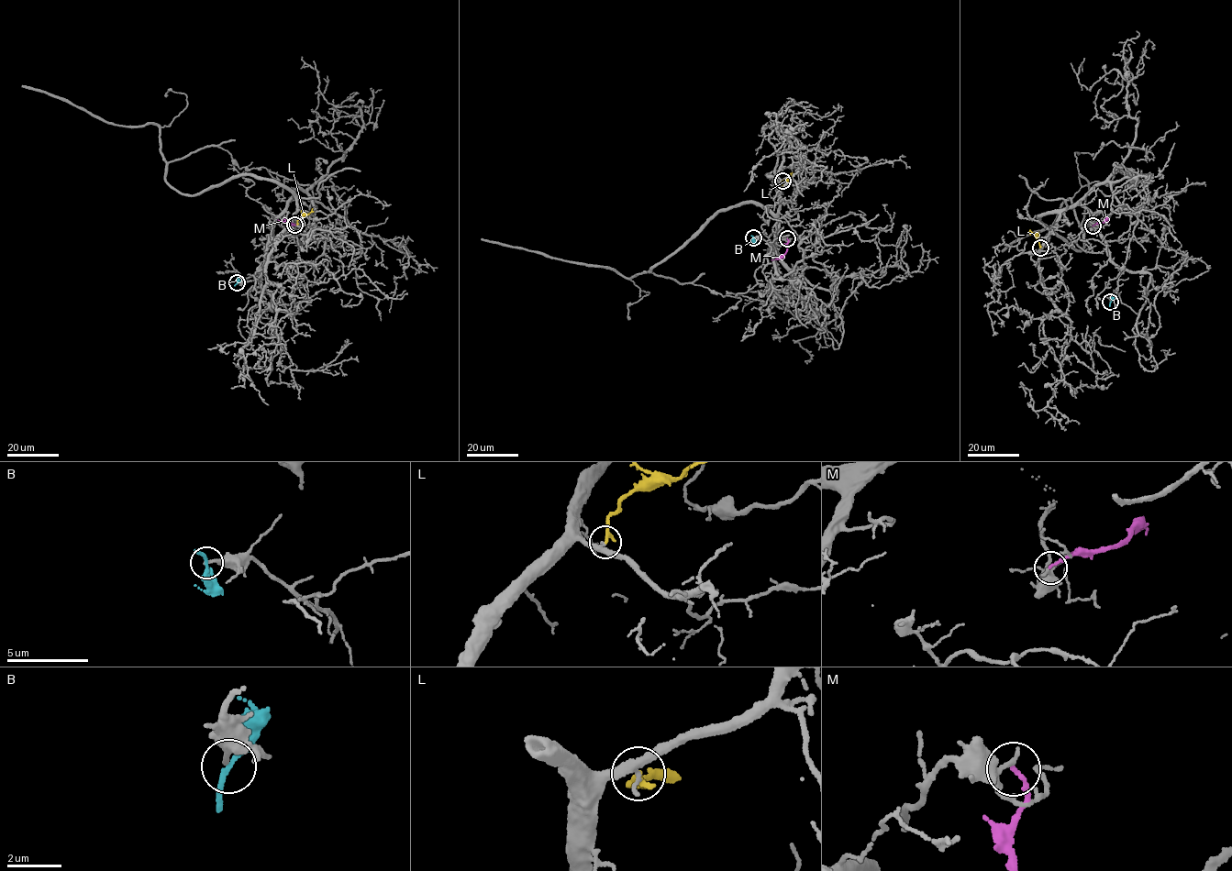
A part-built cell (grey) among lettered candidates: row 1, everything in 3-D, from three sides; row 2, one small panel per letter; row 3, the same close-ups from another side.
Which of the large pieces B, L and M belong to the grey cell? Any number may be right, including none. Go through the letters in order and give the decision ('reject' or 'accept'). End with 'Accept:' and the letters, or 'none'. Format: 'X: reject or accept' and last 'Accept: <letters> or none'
B: reject
L: reject
M: reject
Accept: none

